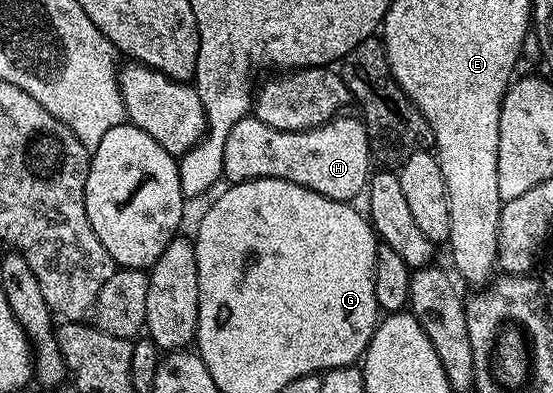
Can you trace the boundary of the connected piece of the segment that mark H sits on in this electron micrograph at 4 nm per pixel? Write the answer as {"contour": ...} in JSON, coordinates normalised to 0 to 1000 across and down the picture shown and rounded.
{"contour":[[[456,293],[436,298],[420,323],[420,333],[412,333],[412,354],[405,354],[401,438],[407,458],[429,466],[472,450],[497,450],[499,455],[521,455],[528,466],[542,466],[602,511],[633,517],[642,509],[638,501],[653,504],[673,448],[669,356],[656,308],[646,295],[626,295],[602,298],[590,318],[579,318],[570,328],[552,328],[546,338],[494,328],[470,313],[470,303]]]}

